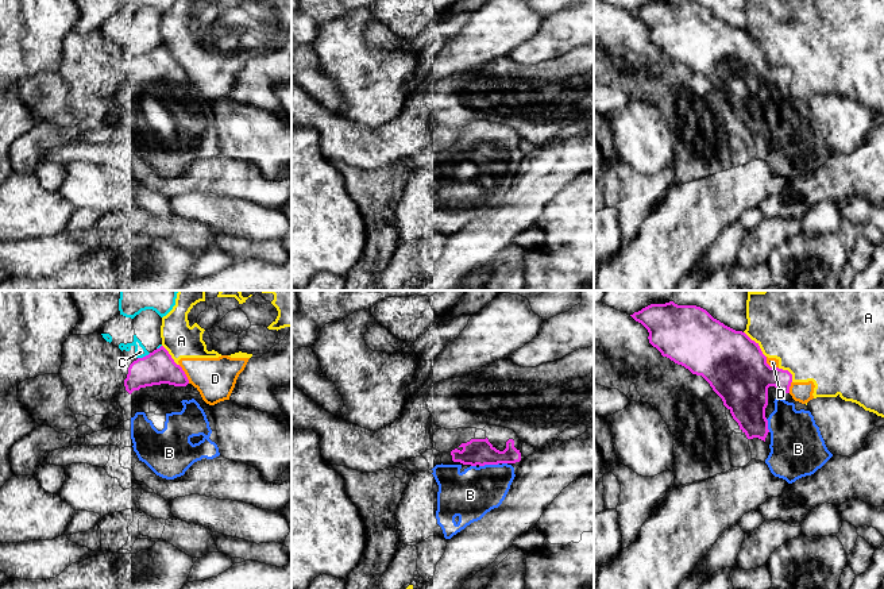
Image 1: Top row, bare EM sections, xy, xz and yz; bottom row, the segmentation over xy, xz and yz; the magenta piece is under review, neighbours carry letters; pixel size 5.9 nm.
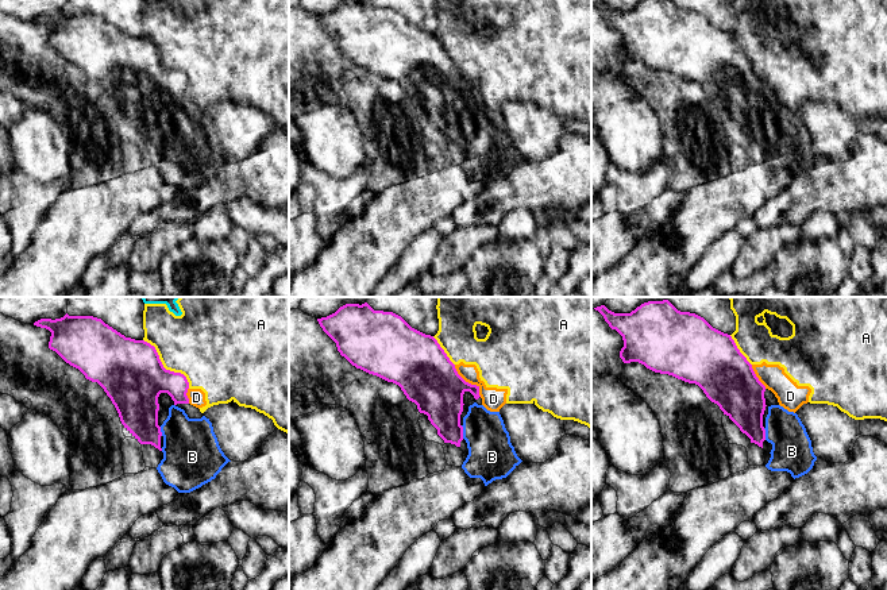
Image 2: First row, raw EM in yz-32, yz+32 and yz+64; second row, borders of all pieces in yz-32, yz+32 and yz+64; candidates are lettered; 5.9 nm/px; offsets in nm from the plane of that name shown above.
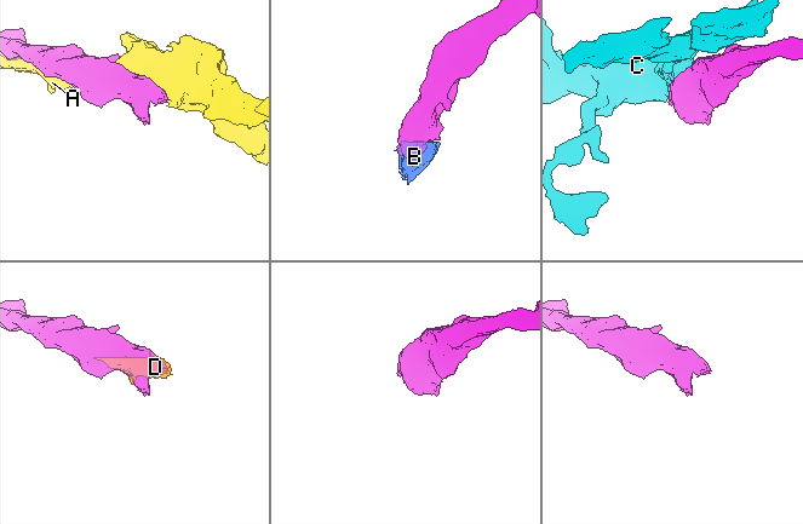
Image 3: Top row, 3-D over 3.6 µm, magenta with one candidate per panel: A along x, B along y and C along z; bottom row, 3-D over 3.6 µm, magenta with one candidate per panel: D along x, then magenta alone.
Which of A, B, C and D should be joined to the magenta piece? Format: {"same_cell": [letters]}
{"same_cell": ["B"]}

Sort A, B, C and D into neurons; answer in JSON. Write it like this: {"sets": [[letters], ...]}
{"sets": [["A", "D"], ["B"], ["C"]]}

